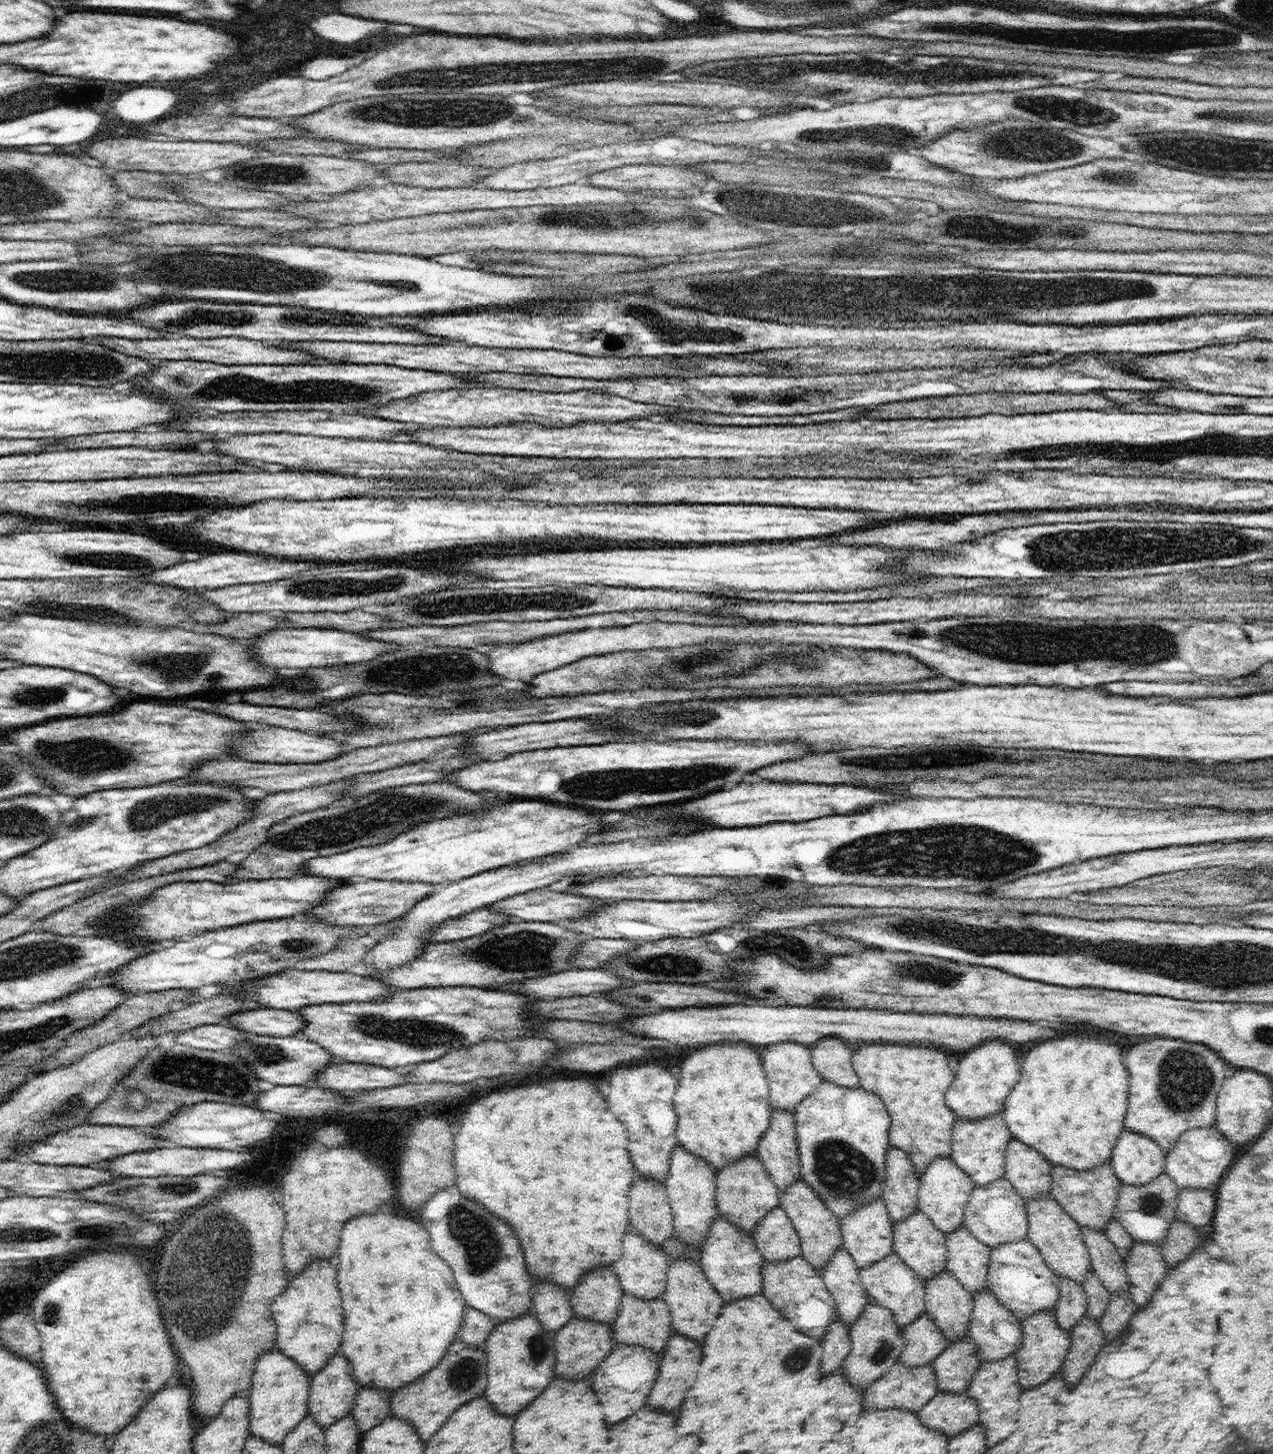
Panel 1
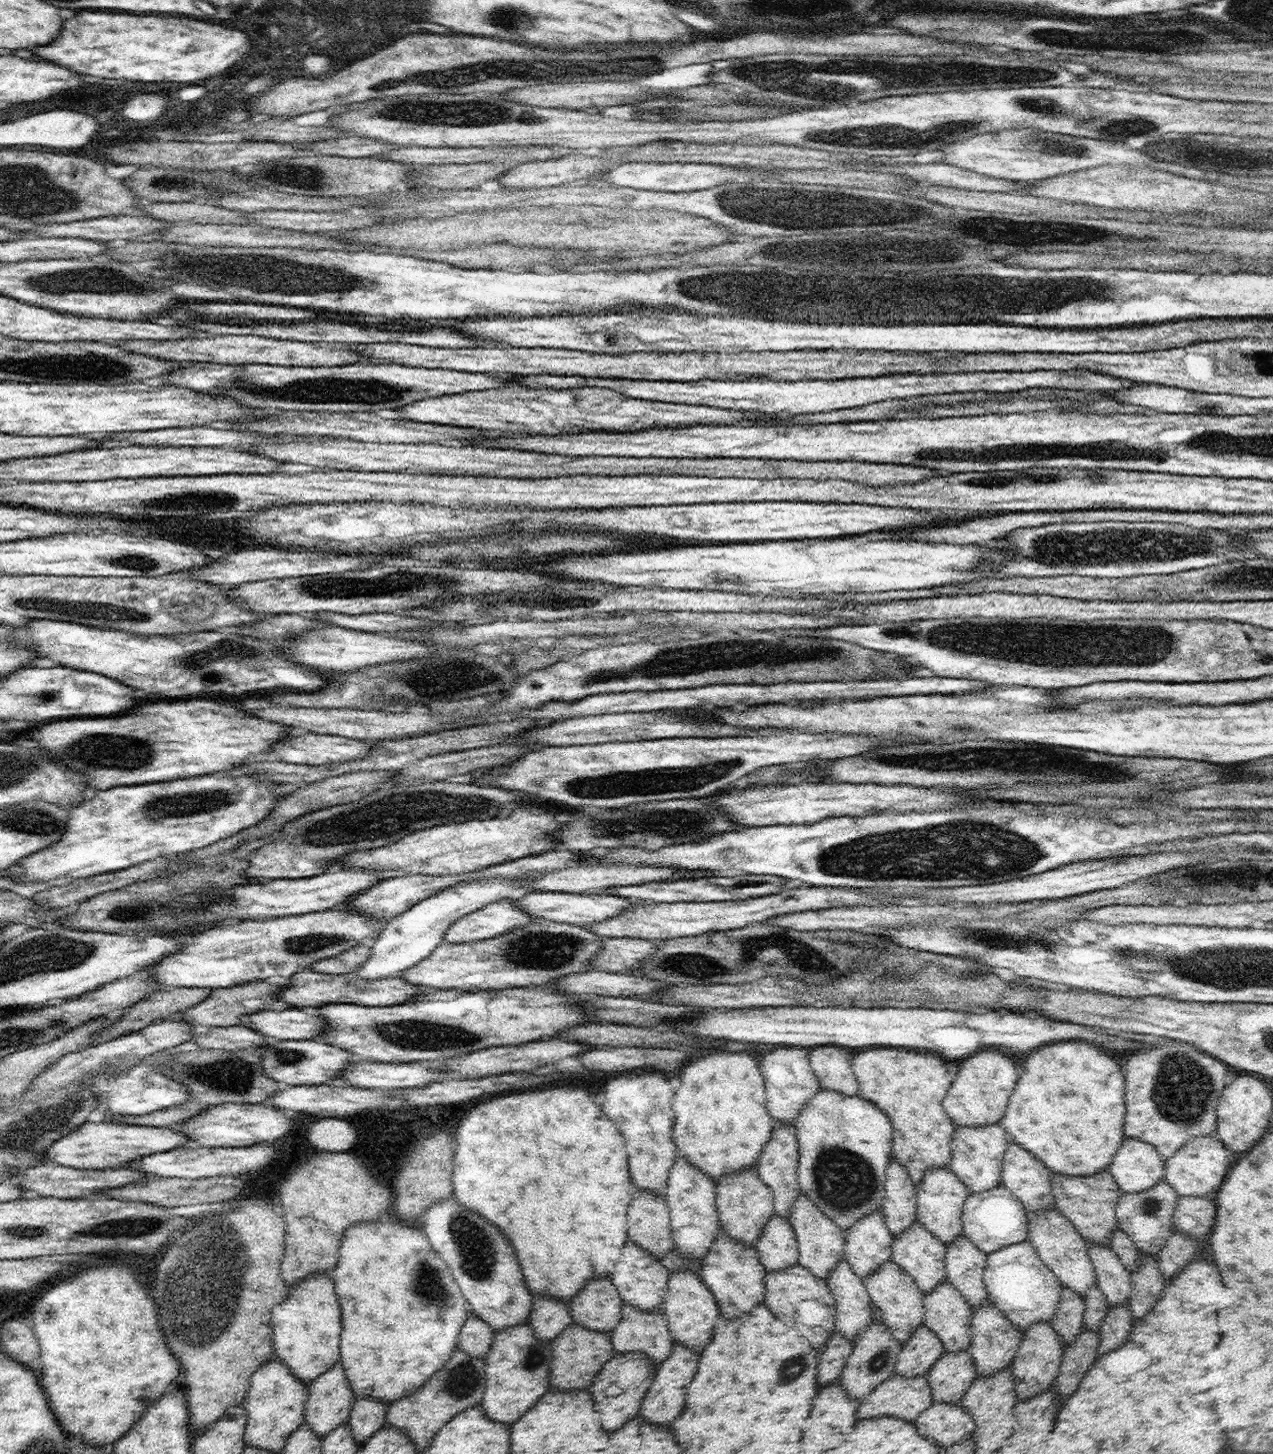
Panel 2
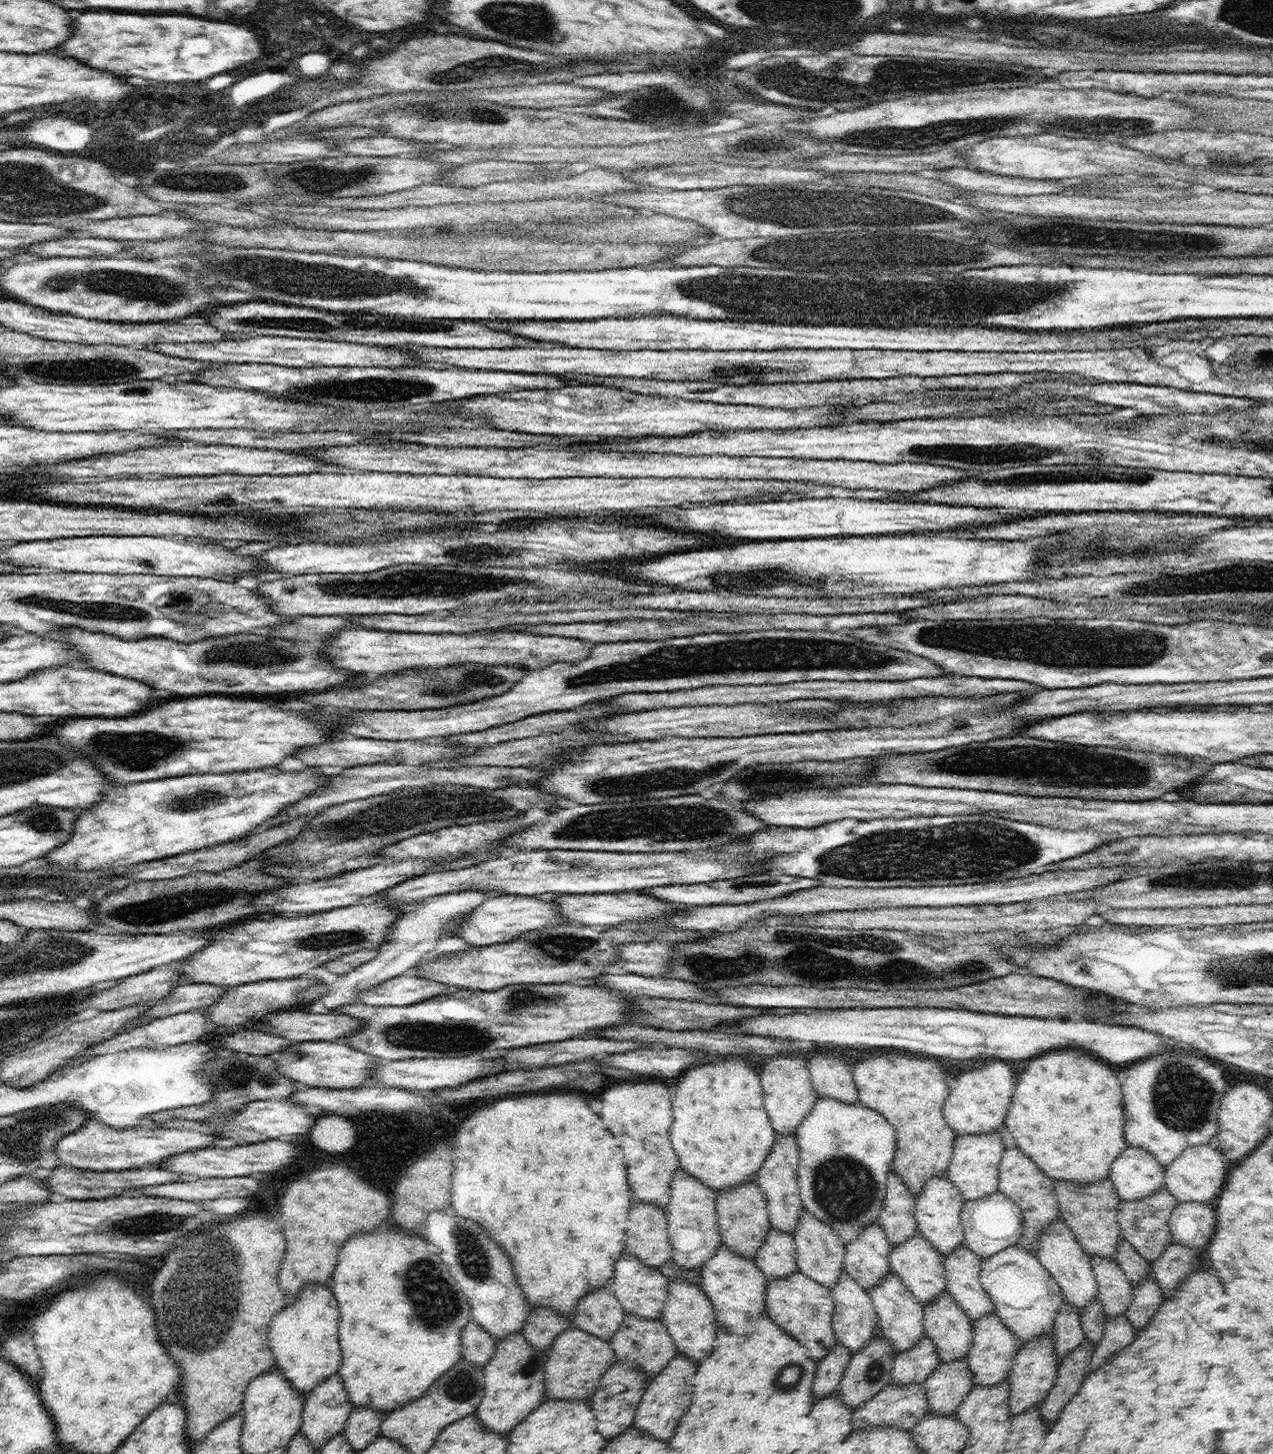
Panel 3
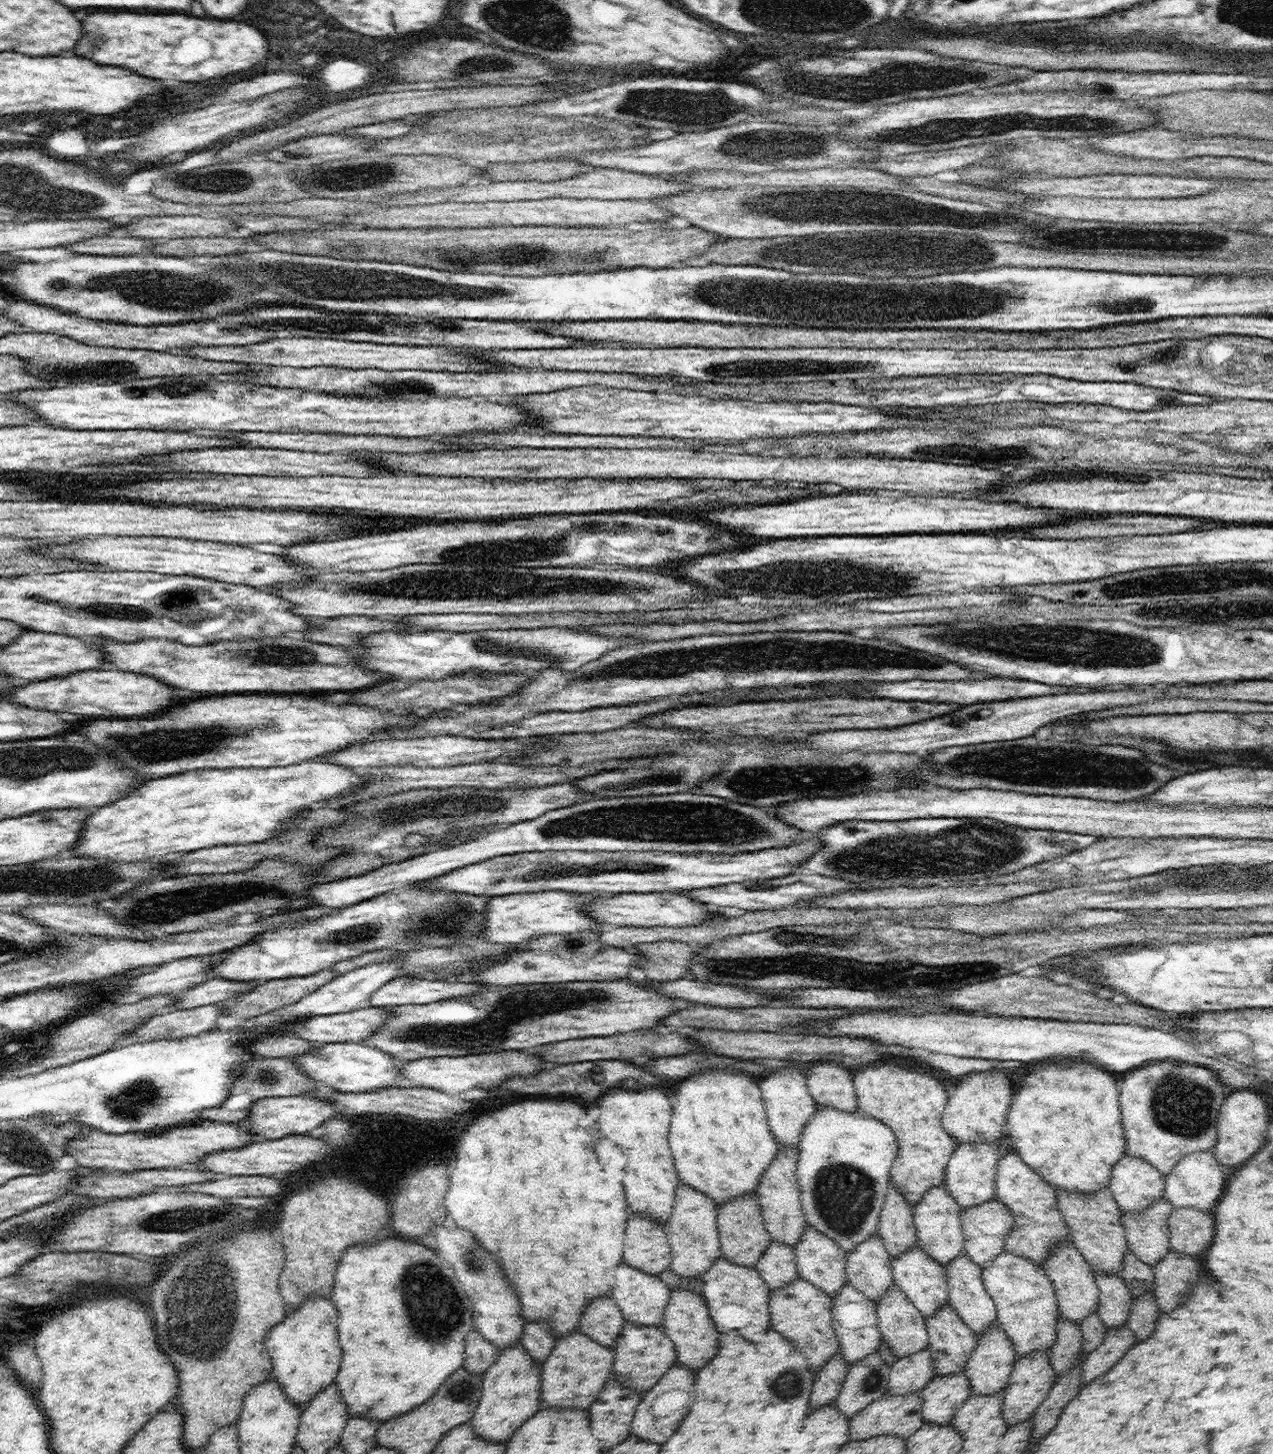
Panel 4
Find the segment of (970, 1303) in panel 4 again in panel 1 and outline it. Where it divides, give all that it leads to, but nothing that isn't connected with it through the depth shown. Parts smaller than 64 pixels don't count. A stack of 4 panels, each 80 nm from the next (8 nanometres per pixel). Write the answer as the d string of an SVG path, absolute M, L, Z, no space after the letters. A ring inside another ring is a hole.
M962 1224L947 1236L945 1268L975 1297L987 1286L990 1253L991 1248L980 1242Z

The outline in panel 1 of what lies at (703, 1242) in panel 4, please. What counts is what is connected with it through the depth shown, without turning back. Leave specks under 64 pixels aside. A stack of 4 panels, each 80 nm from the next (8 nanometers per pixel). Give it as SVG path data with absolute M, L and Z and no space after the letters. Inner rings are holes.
M682 1145L676 1146L672 1151L665 1185L667 1201L673 1210L674 1237L678 1237L682 1242L702 1248L710 1225L718 1217L715 1201L717 1171L700 1156L694 1156L688 1150L684 1150Z

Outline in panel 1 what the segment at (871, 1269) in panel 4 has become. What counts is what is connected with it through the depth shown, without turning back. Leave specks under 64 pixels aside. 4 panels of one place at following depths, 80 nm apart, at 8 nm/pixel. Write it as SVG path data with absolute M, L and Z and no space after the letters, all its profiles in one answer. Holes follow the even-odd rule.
M880 1196L868 1204L860 1205L841 1220L842 1246L852 1255L859 1268L866 1268L893 1252L893 1220Z

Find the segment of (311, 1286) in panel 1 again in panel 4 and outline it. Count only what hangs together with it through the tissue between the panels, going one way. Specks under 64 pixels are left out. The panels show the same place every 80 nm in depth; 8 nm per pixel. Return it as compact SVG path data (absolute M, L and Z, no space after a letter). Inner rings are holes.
M310 1296L299 1309L291 1311L272 1332L268 1332L265 1344L272 1359L272 1378L280 1383L285 1395L301 1407L314 1398L322 1389L332 1384L340 1368L342 1350L336 1334L338 1312L334 1304L324 1296Z

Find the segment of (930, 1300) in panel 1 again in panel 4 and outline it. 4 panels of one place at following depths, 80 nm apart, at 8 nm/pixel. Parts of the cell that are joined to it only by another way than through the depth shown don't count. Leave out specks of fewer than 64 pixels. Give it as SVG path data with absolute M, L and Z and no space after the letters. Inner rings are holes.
M948 1302L925 1320L936 1375L951 1375L964 1369L976 1348L978 1335L968 1329Z

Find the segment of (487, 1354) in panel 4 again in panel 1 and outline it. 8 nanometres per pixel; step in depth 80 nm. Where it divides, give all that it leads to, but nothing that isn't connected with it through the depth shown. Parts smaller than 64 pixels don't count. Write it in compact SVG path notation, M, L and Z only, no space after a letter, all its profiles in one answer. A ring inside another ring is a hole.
M466 1307L457 1337L461 1338L470 1348L484 1349L486 1339L492 1333L496 1322L477 1308Z

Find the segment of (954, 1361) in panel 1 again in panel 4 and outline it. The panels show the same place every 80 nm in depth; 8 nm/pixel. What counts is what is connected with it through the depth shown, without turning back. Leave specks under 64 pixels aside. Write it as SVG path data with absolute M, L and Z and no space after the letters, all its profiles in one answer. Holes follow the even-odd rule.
M965 1369L951 1375L935 1375L921 1392L924 1422L947 1425L971 1395L971 1382Z

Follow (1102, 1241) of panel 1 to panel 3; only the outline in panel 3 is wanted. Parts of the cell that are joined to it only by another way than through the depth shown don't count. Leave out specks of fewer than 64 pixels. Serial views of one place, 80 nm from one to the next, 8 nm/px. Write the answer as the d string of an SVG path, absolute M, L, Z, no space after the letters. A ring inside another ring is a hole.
M1092 1255L1091 1263L1098 1283L1097 1297L1101 1300L1106 1318L1124 1315L1134 1289L1129 1278L1114 1259Z

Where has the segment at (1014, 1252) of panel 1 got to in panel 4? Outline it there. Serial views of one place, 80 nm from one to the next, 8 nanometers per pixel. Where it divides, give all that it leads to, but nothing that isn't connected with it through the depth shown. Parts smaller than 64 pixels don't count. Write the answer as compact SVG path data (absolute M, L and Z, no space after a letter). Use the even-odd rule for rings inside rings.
M1002 1251L992 1260L992 1264L983 1268L981 1273L986 1292L992 1297L997 1310L997 1323L1012 1340L1018 1358L1032 1351L1050 1349L1057 1339L1056 1326L1059 1319L1059 1310L1056 1287L1048 1278L1045 1269L1024 1257Z

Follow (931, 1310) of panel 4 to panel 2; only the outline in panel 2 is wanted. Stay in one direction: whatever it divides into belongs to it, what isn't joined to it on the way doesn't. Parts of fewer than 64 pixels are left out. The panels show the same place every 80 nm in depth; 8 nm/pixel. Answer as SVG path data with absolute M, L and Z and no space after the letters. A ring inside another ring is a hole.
M916 1220L903 1233L893 1237L892 1261L900 1265L916 1282L919 1291L926 1296L946 1278L945 1256L947 1246L941 1243L920 1221Z

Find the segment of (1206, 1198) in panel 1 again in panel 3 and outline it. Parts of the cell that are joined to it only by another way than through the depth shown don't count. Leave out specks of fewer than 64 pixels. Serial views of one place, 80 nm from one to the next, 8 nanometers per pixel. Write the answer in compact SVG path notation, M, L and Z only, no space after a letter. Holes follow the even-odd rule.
M1201 1202L1178 1203L1169 1220L1173 1242L1200 1250L1216 1226L1216 1211L1213 1204Z

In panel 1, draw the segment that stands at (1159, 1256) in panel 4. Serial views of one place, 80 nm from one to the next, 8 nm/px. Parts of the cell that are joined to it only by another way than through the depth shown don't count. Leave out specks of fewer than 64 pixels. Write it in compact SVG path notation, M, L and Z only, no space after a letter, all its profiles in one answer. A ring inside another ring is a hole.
M1163 1172L1144 1186L1126 1186L1121 1184L1117 1198L1117 1207L1113 1218L1131 1234L1134 1241L1162 1244L1170 1225L1176 1220L1179 1186L1172 1177Z

